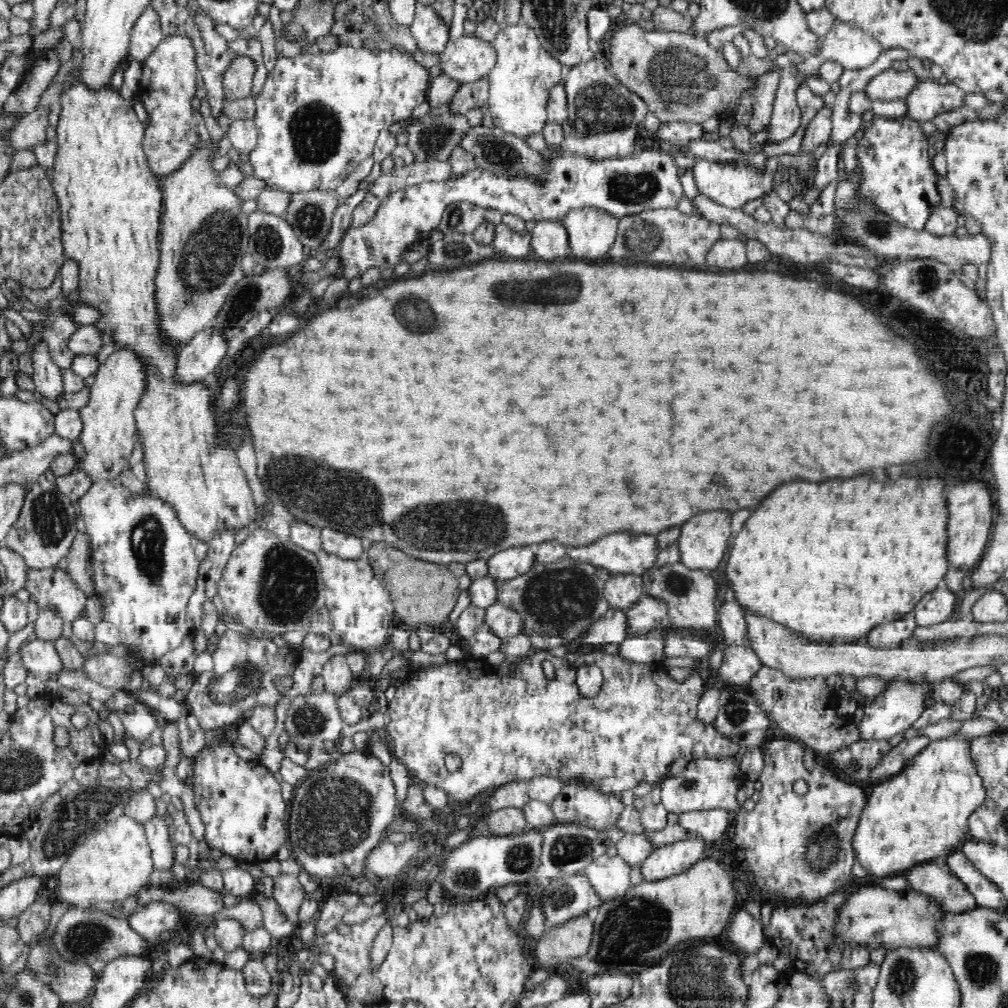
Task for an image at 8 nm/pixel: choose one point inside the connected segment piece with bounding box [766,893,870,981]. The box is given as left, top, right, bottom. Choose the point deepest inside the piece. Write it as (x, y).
(807, 935)

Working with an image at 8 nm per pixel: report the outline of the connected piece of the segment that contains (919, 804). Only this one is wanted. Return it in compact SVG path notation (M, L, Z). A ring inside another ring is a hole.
M961 730L954 732L950 736L946 736L946 738L932 740L926 748L922 748L914 758L911 758L910 764L908 764L908 766L902 771L875 785L871 795L867 798L865 808L862 811L857 826L857 833L853 836L853 847L857 861L869 874L876 877L882 876L884 878L893 876L896 872L900 872L900 870L910 870L917 865L921 865L925 861L936 859L938 857L945 858L948 854L958 848L960 844L962 845L966 840L972 839L969 834L969 816L974 811L980 809L985 804L987 798L982 777L977 773L977 767L974 763L973 755L971 754L973 740L974 738L967 738L967 736L961 734Z

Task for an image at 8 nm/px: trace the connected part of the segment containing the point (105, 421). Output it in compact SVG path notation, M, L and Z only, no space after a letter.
M130 346L116 347L98 367L94 384L89 389L89 403L79 409L83 422L79 440L85 450L79 467L89 475L92 483L101 479L117 479L122 468L128 464L137 439L135 410L149 388L152 370L153 363L148 355Z

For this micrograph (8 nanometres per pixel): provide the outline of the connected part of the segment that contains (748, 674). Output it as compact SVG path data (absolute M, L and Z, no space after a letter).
M726 645L723 652L719 673L728 684L749 685L754 674L763 666L752 647Z

